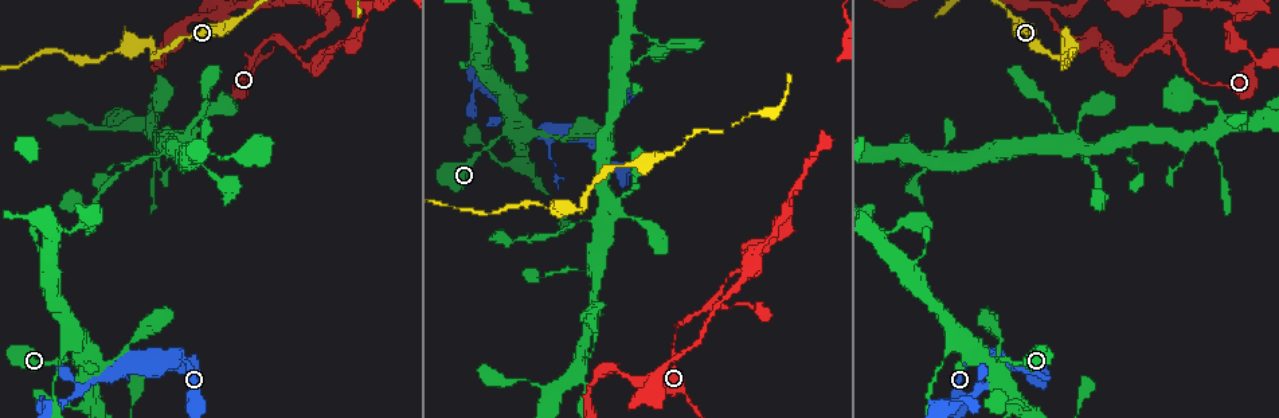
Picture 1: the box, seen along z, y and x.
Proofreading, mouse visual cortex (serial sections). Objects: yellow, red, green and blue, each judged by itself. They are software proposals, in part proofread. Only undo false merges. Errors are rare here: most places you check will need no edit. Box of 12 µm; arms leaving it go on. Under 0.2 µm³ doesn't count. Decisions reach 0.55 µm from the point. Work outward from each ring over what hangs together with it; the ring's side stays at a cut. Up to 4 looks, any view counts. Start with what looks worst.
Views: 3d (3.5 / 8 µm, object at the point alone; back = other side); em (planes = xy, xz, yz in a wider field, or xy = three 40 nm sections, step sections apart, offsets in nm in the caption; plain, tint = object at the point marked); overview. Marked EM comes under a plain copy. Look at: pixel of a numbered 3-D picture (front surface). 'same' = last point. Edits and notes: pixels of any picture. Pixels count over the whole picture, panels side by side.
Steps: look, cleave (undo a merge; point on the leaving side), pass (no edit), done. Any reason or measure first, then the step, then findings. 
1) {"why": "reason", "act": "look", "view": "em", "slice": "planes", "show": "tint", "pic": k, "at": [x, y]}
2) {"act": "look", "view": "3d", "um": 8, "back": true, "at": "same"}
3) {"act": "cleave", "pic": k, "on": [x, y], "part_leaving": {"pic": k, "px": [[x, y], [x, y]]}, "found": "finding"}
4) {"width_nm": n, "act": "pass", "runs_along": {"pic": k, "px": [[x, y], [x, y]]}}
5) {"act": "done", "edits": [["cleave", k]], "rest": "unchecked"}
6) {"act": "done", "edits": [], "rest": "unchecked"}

{"why": "sudden change in width", "act": "look", "view": "3d", "um": 3.5, "pic": 1, "at": [111, 53]}

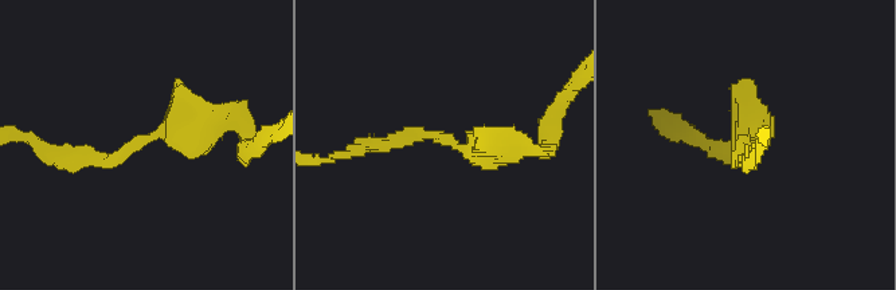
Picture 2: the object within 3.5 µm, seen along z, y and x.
{"act": "look", "view": "em", "slice": "xy", "step": 3, "show": "tint", "pic": 2, "at": [139, 138]}

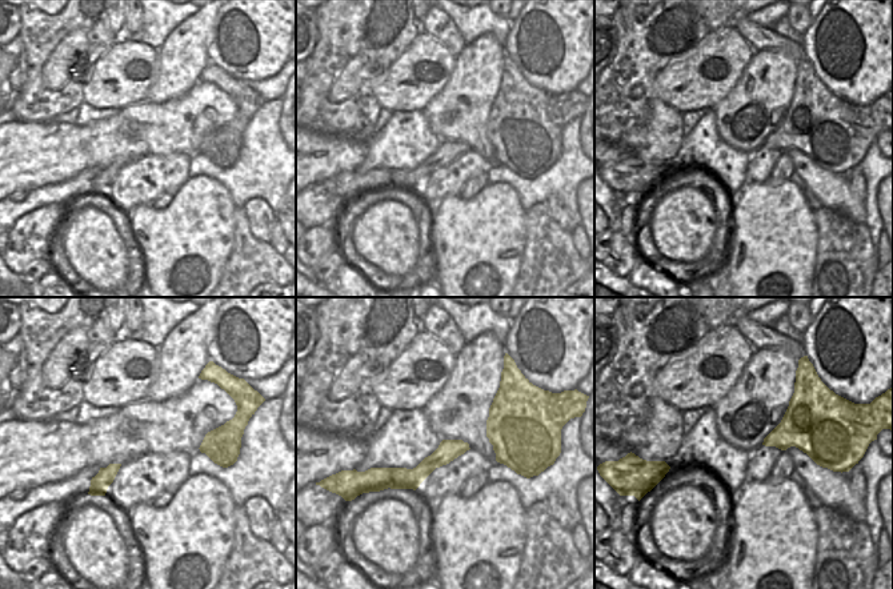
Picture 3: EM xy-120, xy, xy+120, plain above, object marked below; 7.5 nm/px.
{"width_nm": 160, "act": "pass", "runs_along": {"pic": 2, "px": [[226, 124], [168, 128], [120, 157], [57, 157]]}, "found": "continuous, no second cell"}

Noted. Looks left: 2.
{"act": "look", "view": "3d", "um": 3.5, "pic": 1, "at": [1127, 72]}

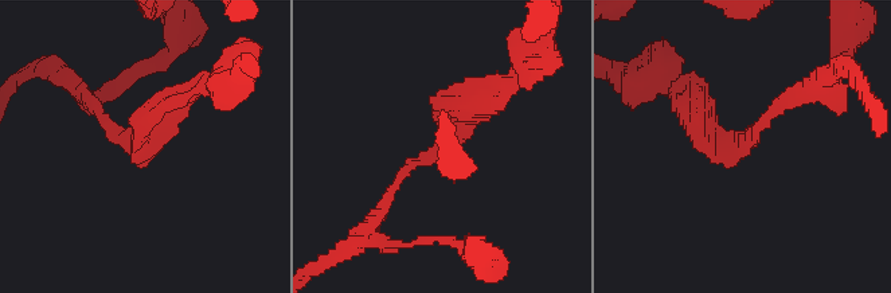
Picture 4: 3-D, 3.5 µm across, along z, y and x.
{"act": "pass", "runs_along": {"pic": 4, "px": [[393, 190], [492, 104]]}, "found": "all the same cell"}

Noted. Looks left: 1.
{"act": "done", "edits": [], "rest": "unchecked"}

